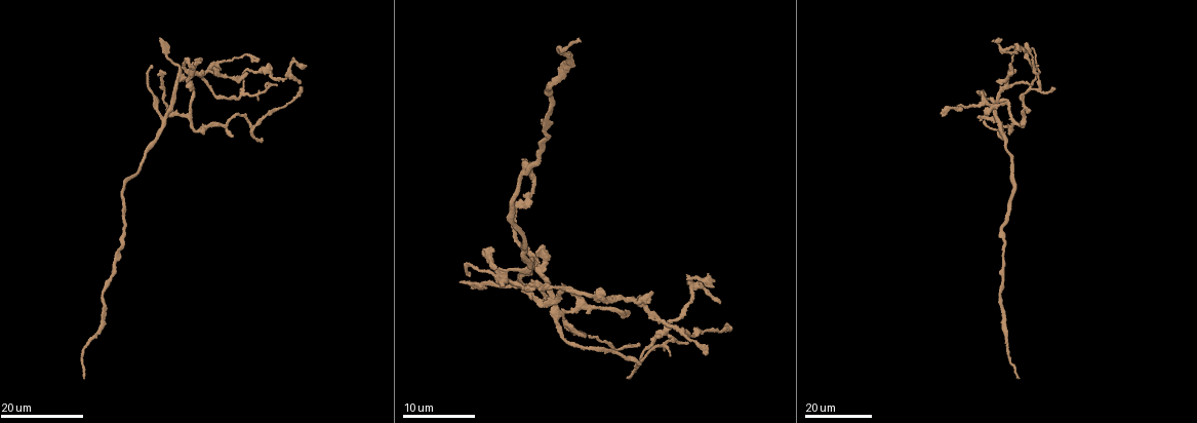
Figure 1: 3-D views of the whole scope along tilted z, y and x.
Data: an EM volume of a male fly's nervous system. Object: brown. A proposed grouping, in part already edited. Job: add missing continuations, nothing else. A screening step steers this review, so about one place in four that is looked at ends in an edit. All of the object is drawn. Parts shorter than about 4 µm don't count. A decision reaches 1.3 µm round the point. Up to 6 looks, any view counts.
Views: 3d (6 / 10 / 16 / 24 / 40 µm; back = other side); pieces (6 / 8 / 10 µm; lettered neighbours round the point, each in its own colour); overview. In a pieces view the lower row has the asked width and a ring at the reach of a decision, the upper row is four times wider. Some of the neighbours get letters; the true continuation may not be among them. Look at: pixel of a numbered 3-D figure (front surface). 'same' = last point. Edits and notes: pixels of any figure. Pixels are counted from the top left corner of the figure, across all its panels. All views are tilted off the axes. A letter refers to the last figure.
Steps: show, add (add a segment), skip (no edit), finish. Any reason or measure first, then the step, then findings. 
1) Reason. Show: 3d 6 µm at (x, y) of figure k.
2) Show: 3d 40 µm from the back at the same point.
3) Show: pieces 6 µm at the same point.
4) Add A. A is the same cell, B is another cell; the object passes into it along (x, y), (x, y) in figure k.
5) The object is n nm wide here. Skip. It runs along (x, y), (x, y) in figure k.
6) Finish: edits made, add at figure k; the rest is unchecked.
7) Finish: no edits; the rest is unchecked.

Free end. Show: 3d 16 µm at (705, 351) of figure 1.

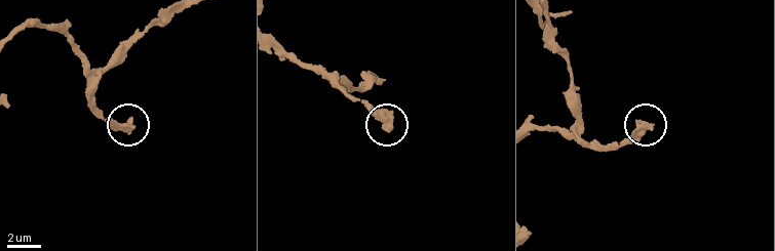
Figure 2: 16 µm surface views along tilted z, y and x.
Show: pieces 6 µm at (652, 126) of figure 2.

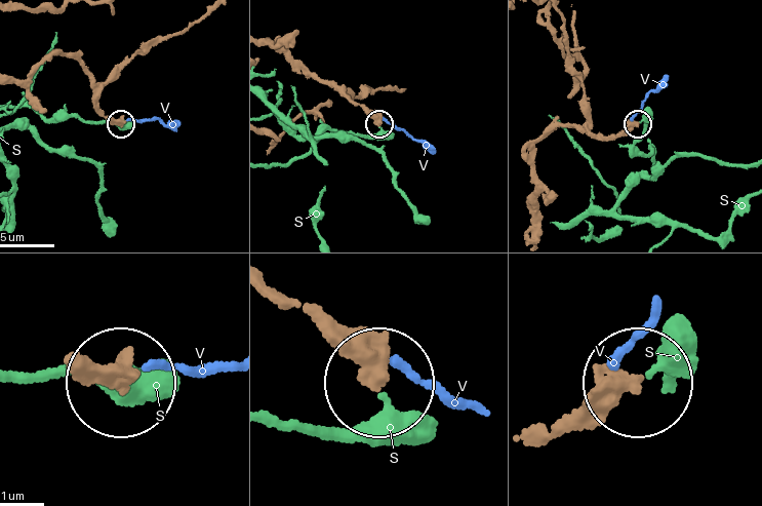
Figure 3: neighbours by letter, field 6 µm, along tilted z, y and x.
Skip. S and V are other cells; it runs along (270, 288), (357, 339), (379, 378) in figure 3; none of them fits.

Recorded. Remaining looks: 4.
An open end. Show: 3d 16 µm at (278, 84) of figure 1.

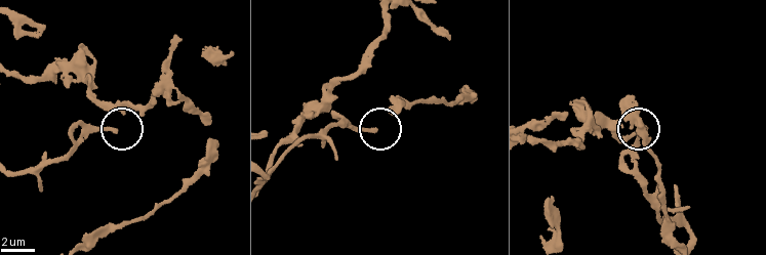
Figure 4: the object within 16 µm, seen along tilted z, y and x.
Show: pieces 10 µm at (115, 132) of figure 4.

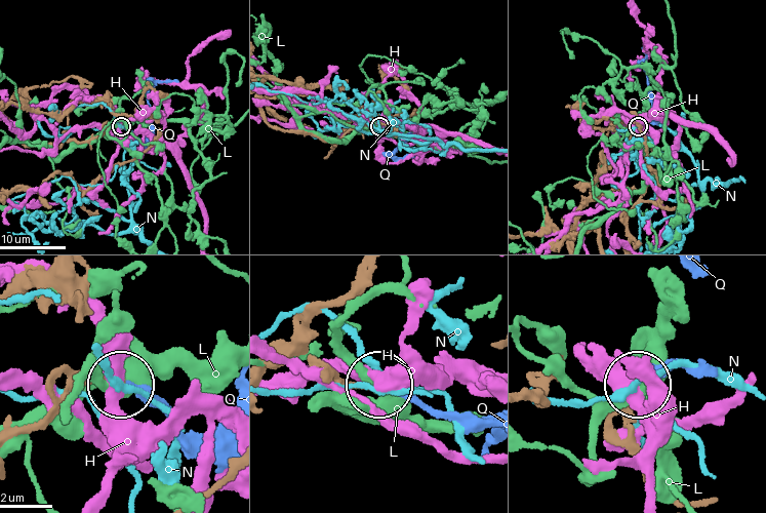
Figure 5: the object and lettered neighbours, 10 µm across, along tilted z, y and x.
The object is 230 nm wide here. Add Q. Q is the same cell, H, L and N are other cells; the neuron continues.

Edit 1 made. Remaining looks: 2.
An open end. Show: 3d 24 µm at (160, 38) of figure 1.

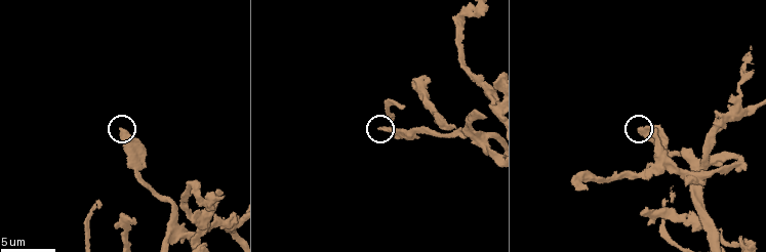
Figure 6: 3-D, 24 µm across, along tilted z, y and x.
Show: pieces 8 µm at (120, 131) of figure 6.

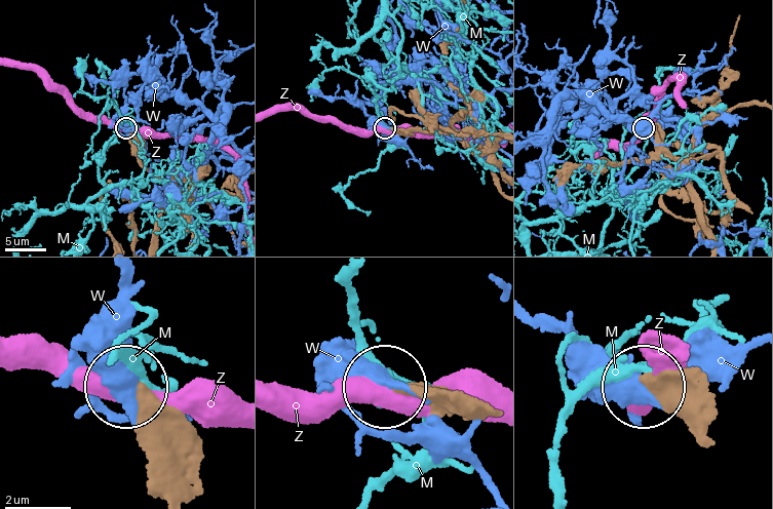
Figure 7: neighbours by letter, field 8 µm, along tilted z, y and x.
Skip. M, W and Z are other cells; no lettered segment goes on from it.

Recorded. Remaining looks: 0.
Finish: edits made, add at figure 5; the rest is unchecked.

